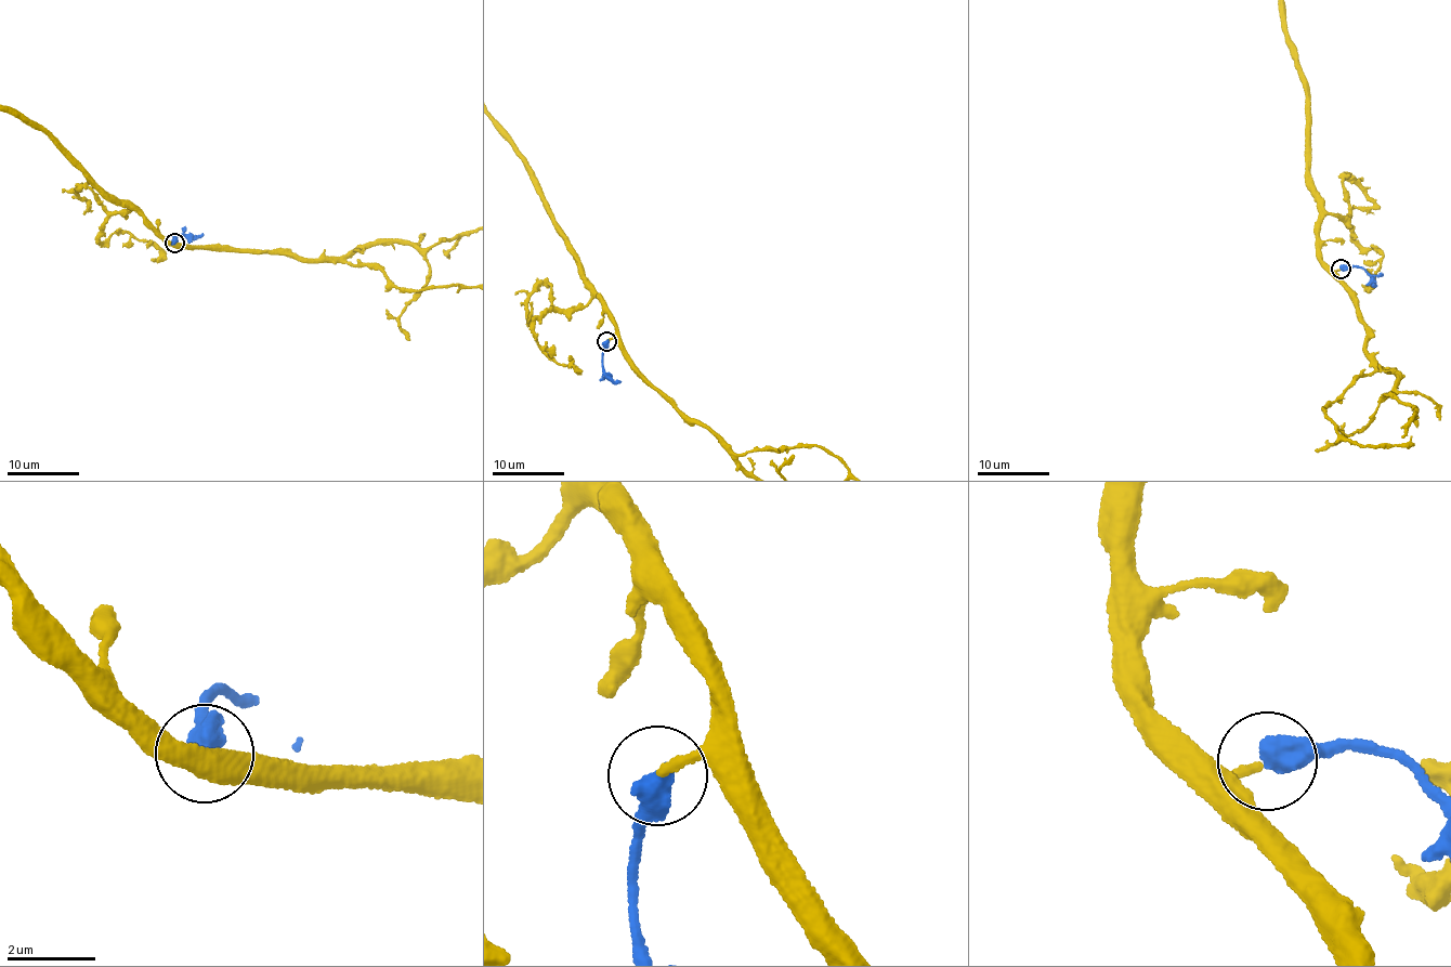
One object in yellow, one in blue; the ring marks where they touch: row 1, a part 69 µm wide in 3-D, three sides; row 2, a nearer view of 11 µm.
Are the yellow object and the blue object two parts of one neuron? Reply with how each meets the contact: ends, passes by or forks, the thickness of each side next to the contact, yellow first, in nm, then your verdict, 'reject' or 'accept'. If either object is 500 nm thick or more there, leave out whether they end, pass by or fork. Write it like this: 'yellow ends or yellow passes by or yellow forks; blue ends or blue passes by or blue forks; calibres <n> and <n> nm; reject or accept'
calibres 190 and 600 nm; accept

